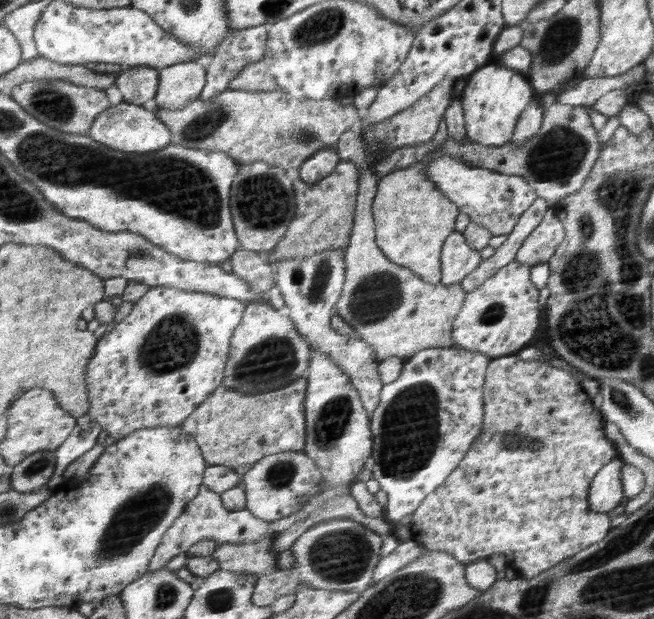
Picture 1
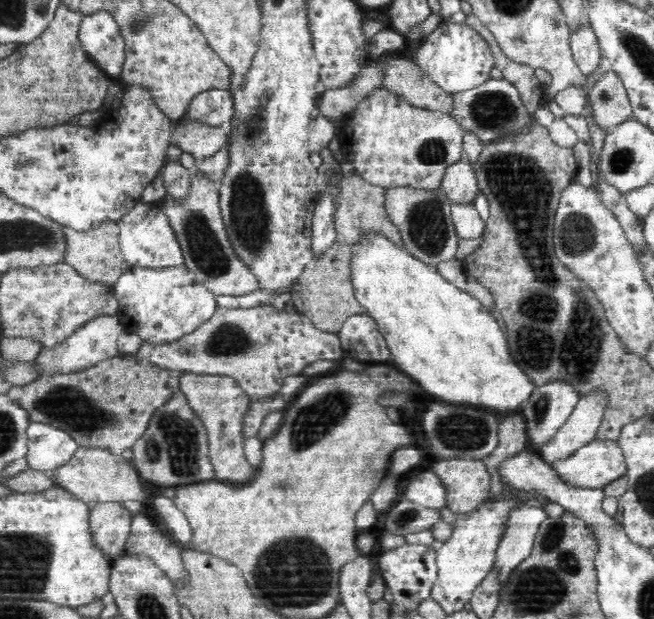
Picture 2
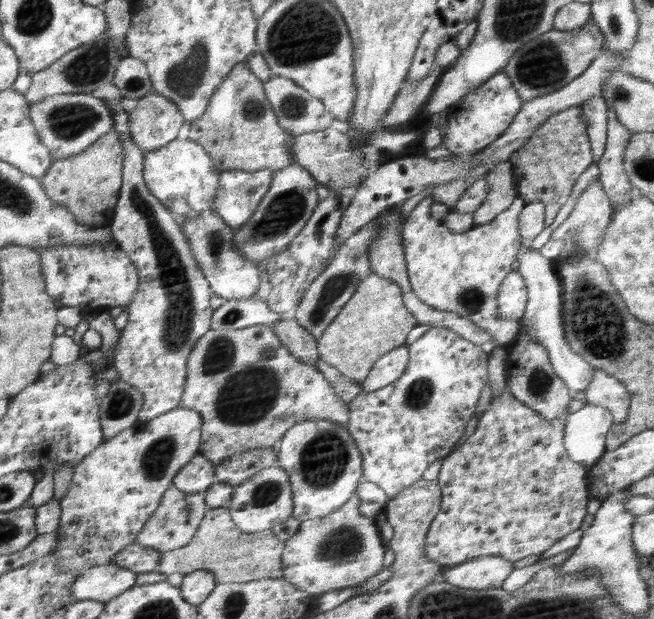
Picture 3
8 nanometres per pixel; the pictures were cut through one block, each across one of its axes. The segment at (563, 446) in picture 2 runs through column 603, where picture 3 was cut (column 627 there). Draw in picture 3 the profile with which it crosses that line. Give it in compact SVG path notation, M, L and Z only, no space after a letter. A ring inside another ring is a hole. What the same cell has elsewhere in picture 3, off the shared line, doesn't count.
M594 368L595 378L585 391L587 403L593 403L608 408L613 424L622 424L628 419L630 409L630 393L628 389L614 376L604 370Z

